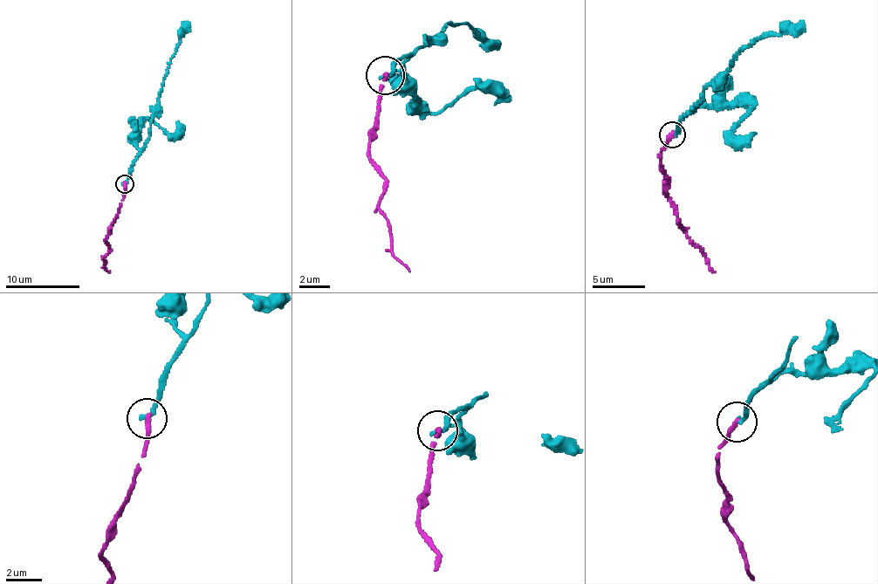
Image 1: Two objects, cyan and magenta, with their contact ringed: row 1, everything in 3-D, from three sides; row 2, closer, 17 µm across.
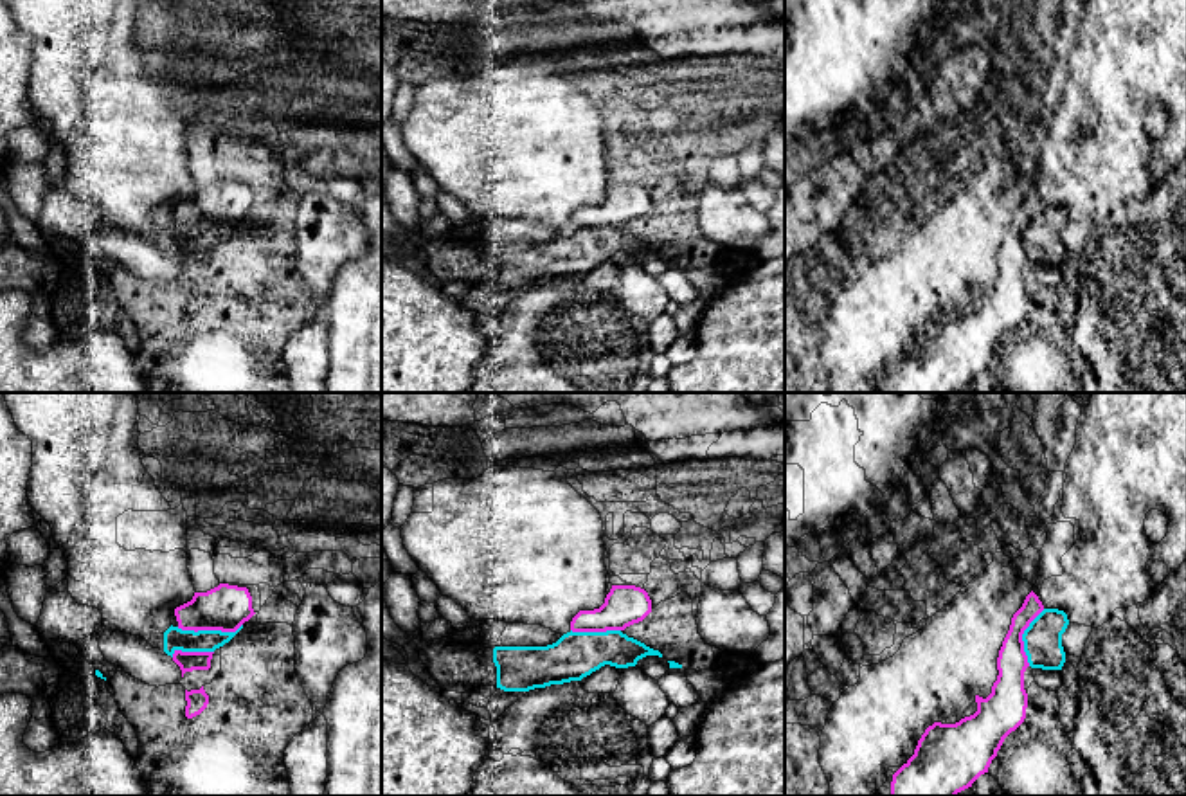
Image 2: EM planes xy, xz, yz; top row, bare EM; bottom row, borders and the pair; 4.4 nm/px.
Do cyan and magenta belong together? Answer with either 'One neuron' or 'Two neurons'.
Two neurons

